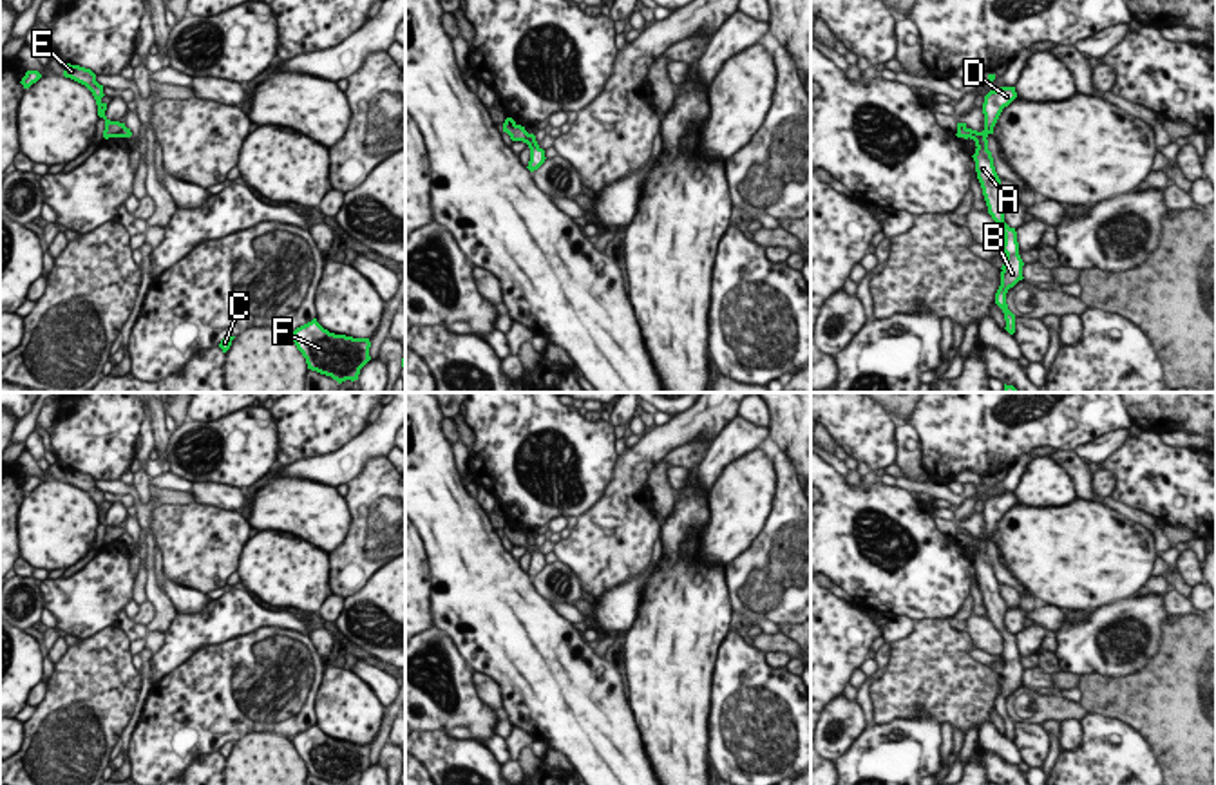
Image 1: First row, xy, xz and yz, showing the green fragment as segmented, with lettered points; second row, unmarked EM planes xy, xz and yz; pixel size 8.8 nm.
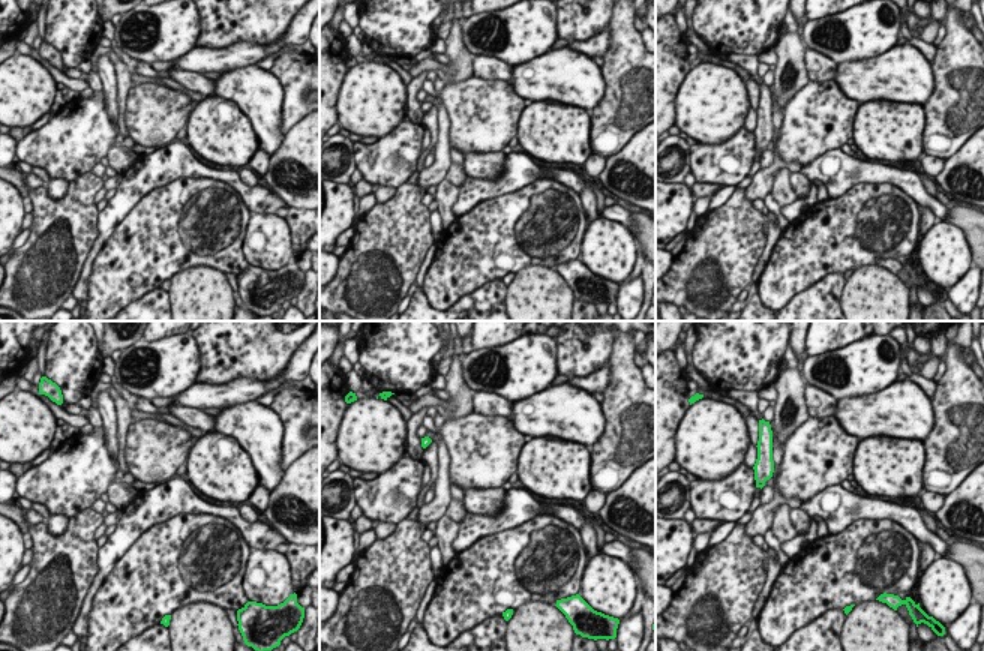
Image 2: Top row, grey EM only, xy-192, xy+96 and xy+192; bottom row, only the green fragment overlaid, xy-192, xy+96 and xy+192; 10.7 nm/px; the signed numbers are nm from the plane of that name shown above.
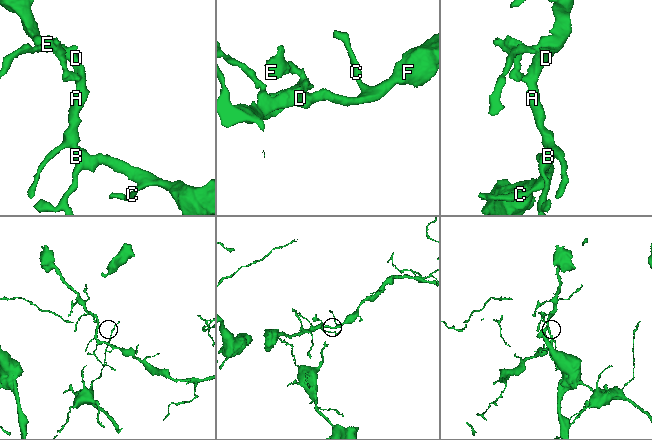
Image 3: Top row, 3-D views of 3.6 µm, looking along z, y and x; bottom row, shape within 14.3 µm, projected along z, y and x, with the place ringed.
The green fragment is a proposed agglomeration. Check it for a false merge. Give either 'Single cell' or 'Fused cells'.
Fused cells.

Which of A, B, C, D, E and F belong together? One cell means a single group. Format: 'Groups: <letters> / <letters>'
Groups: A B C D F / E.

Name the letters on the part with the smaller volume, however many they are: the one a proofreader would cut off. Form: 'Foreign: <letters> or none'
Foreign: E

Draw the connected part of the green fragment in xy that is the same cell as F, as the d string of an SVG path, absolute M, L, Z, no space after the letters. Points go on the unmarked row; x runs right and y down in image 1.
M317 724L297 733L291 743L306 763L308 774L333 785L358 785L360 774L371 765L369 743L329 738Z

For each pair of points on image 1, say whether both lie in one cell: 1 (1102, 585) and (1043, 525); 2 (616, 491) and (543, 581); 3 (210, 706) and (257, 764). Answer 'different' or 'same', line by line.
1: same
2: different
3: different

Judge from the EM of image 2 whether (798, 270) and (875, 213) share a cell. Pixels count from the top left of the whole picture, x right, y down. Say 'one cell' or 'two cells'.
one cell

